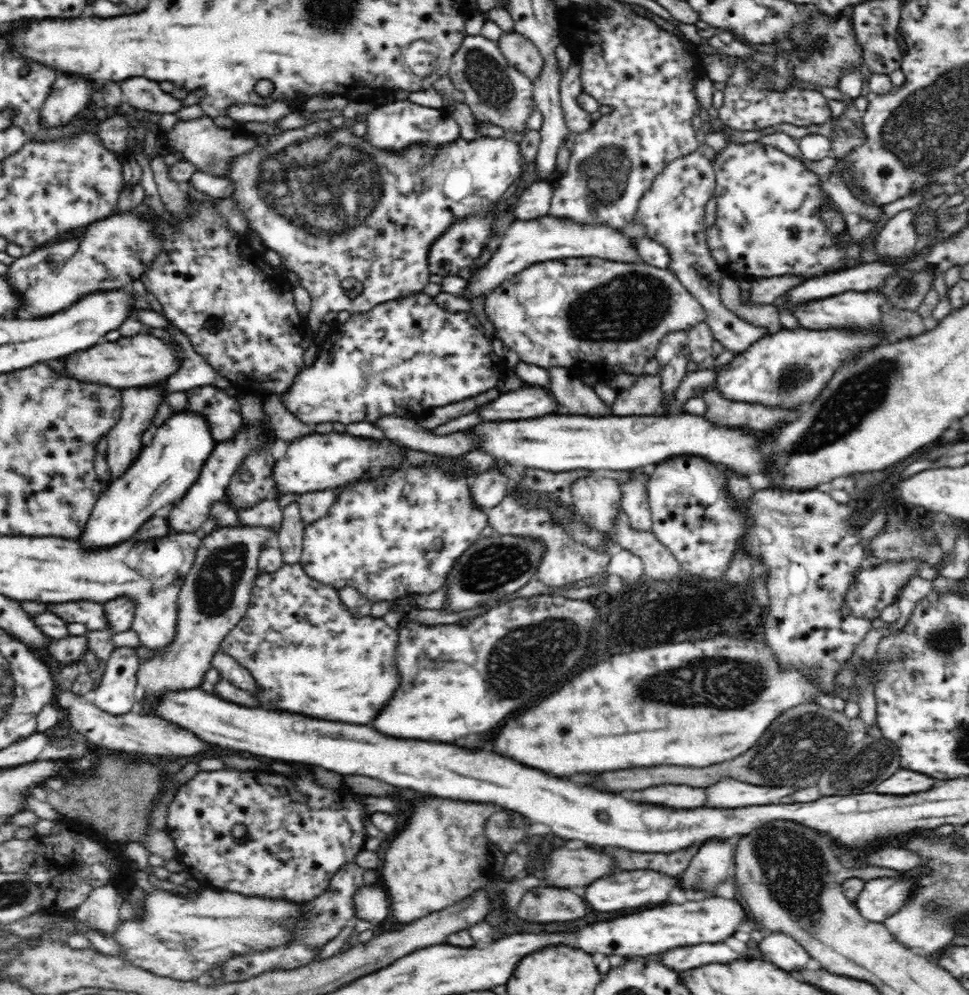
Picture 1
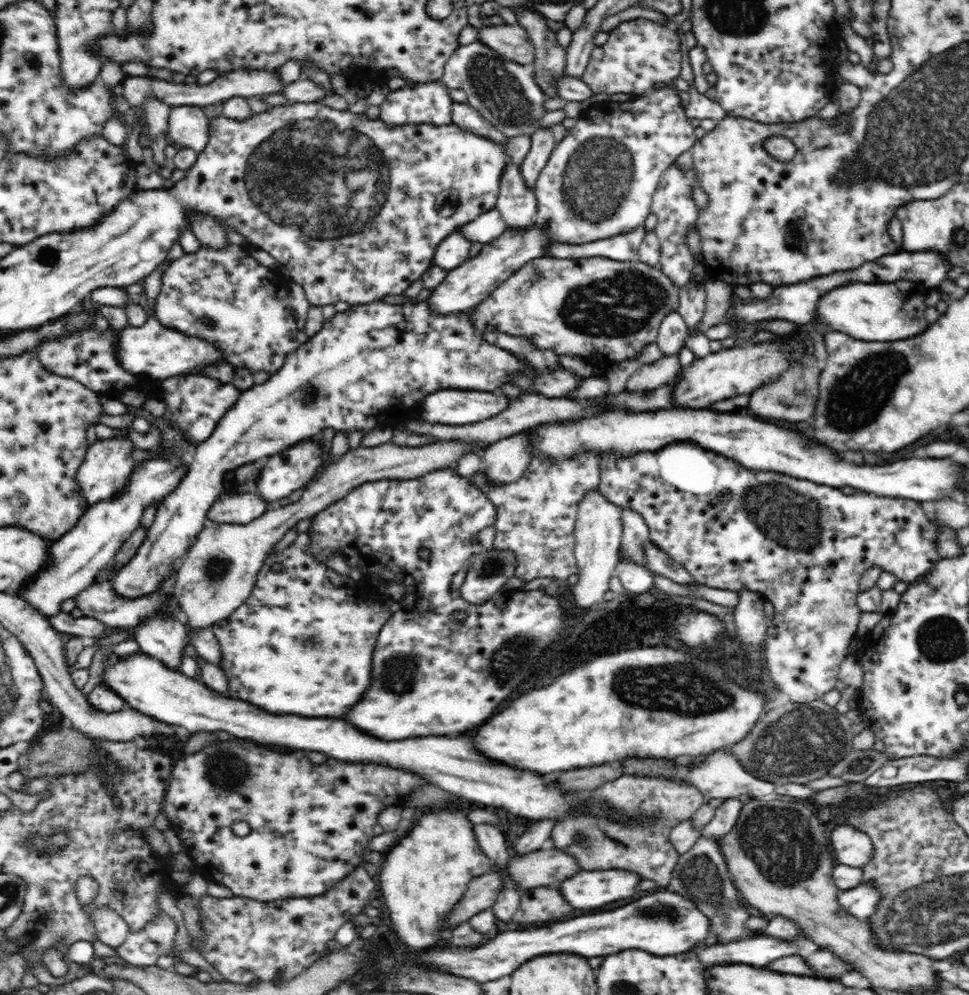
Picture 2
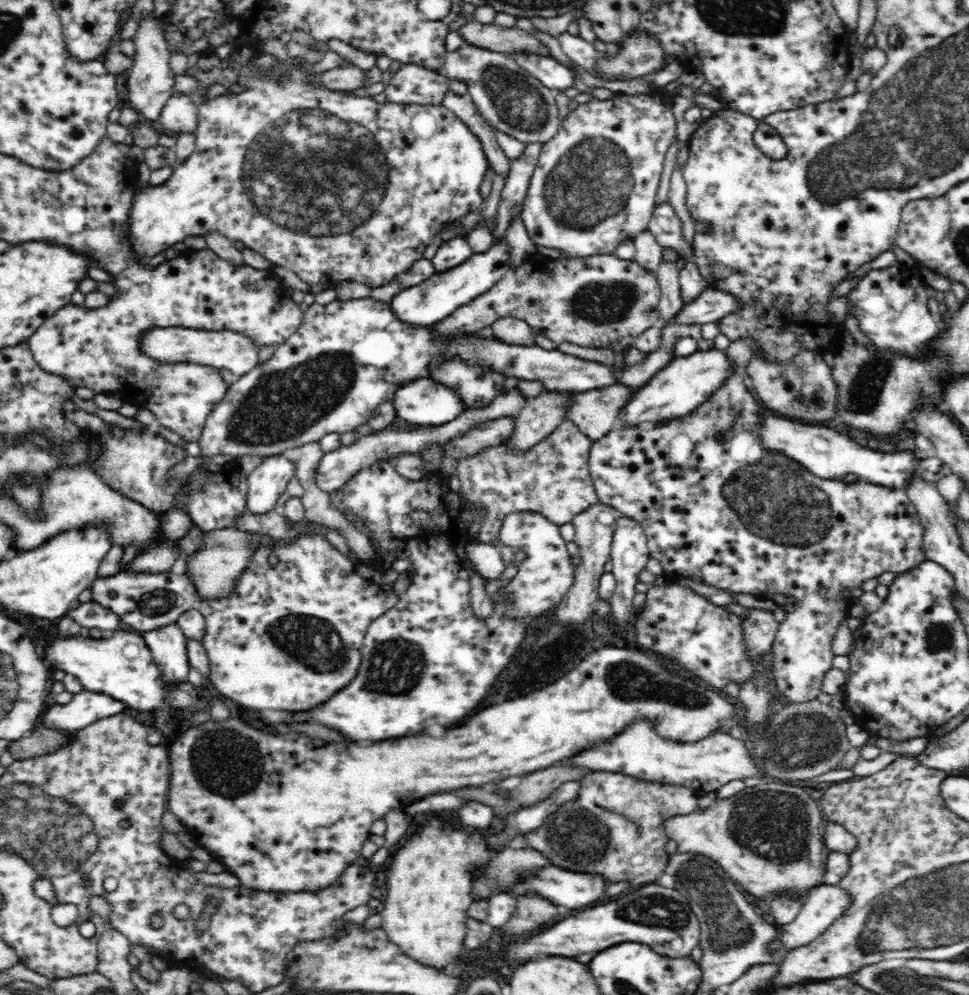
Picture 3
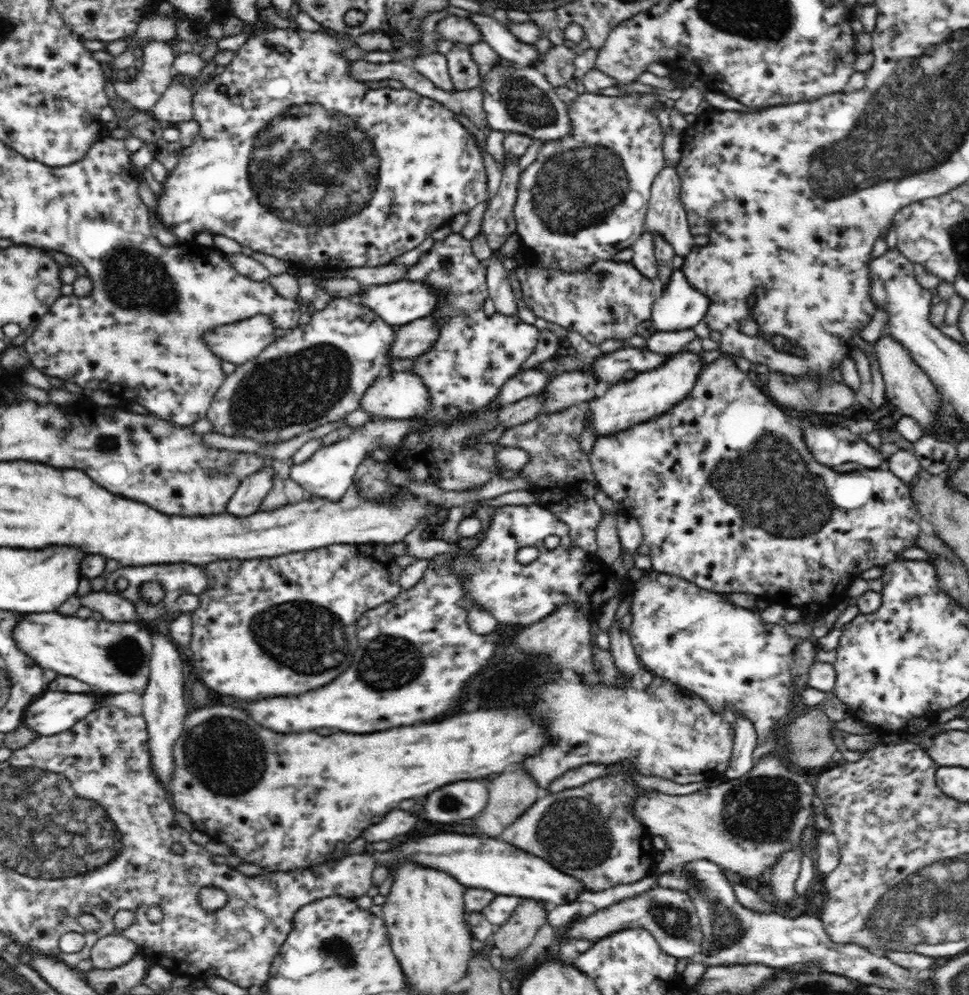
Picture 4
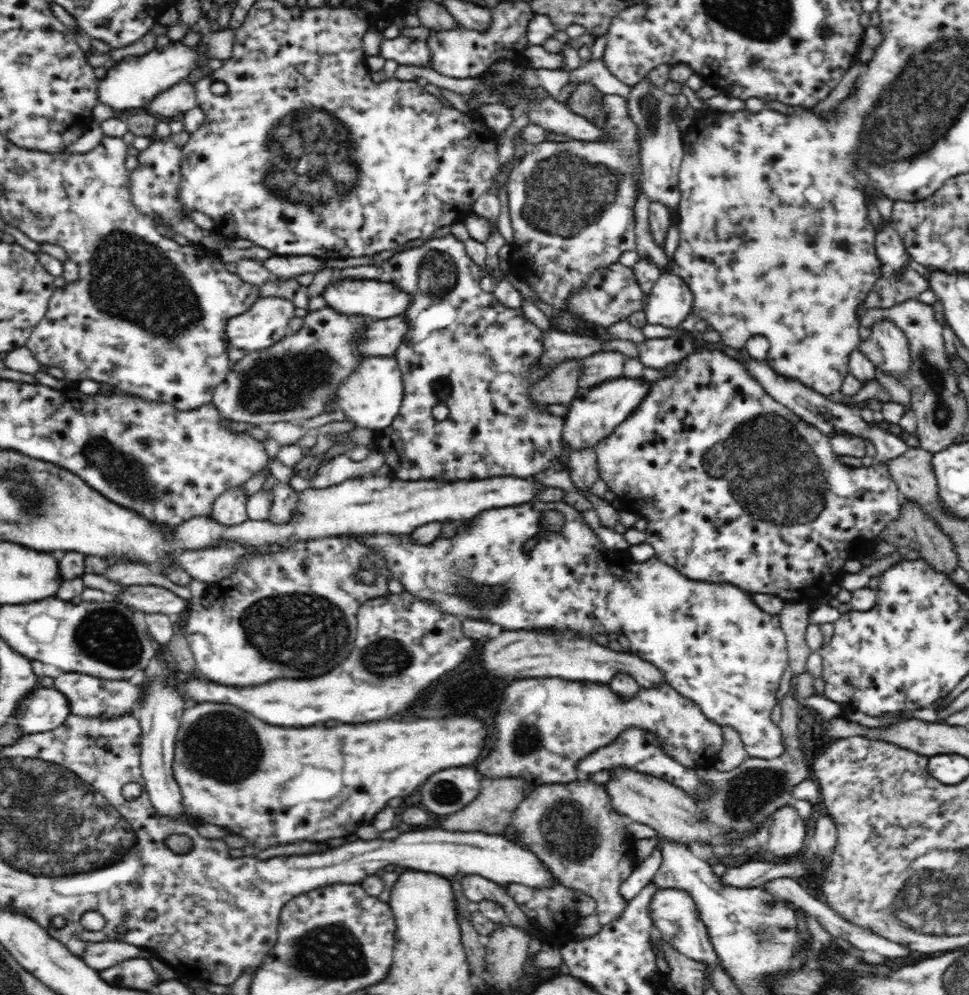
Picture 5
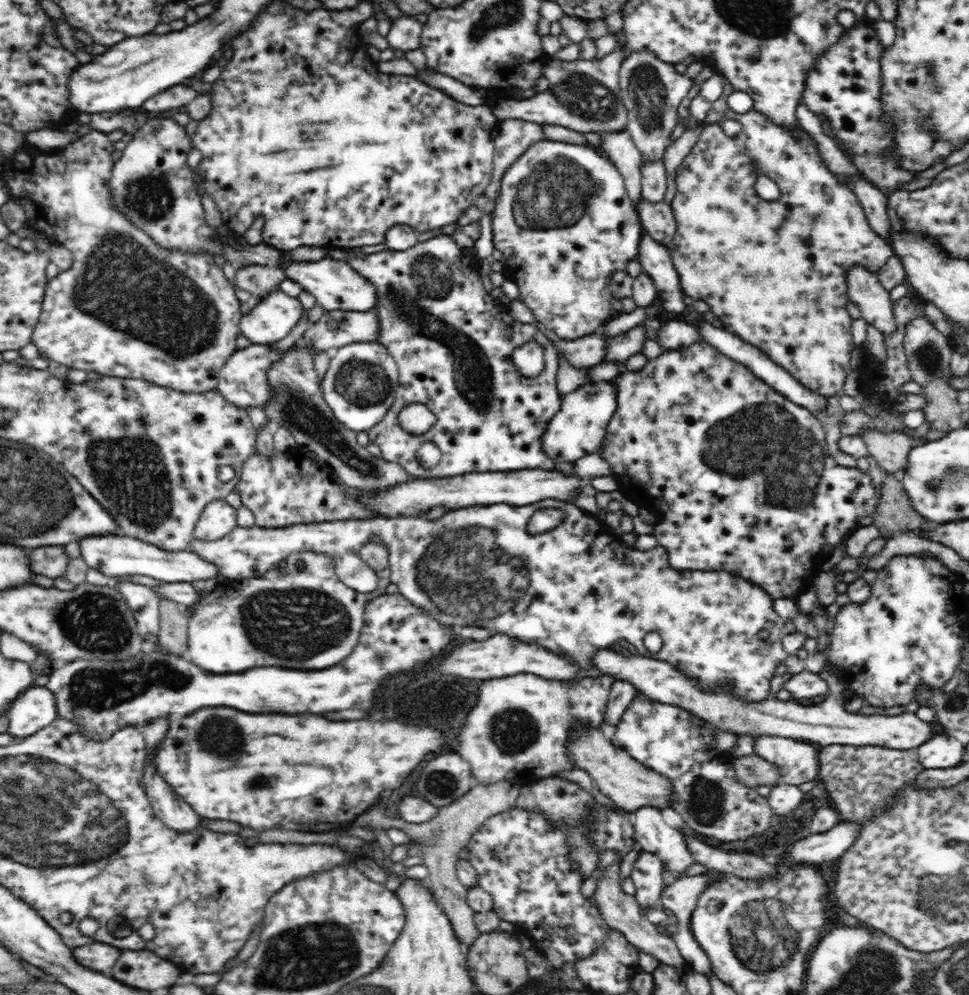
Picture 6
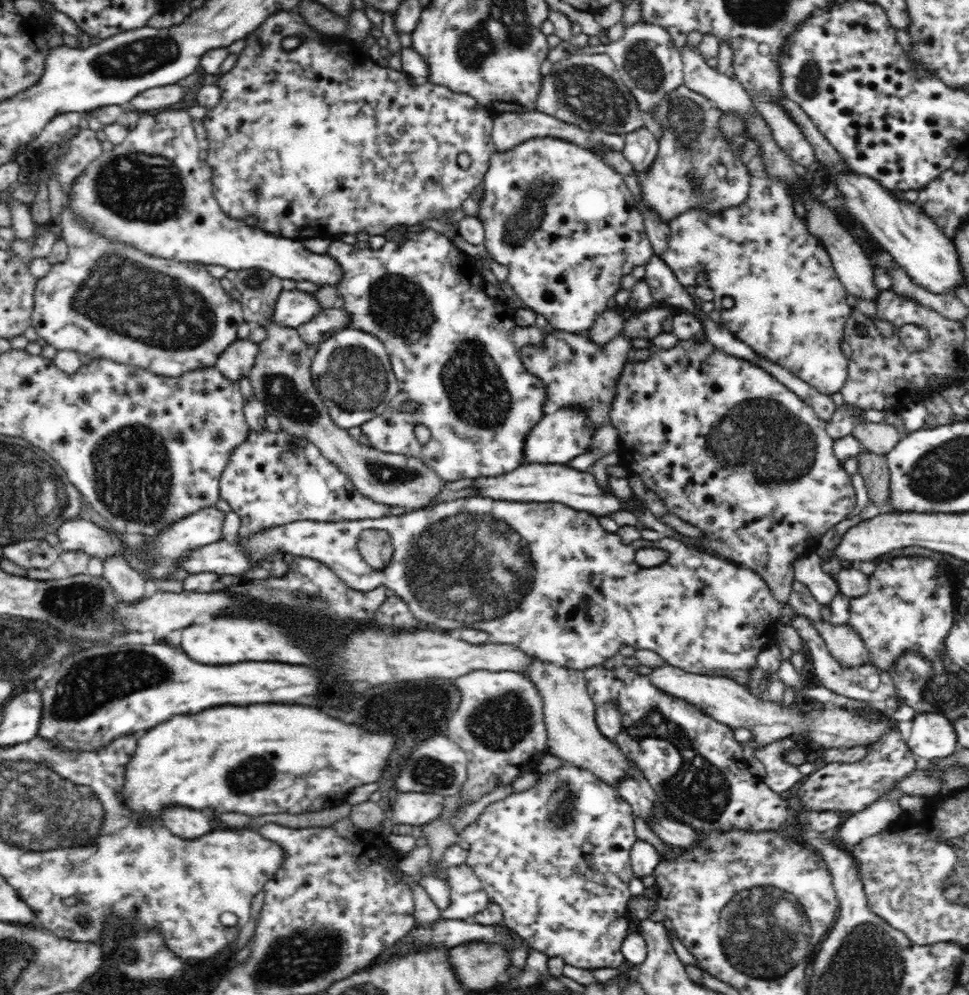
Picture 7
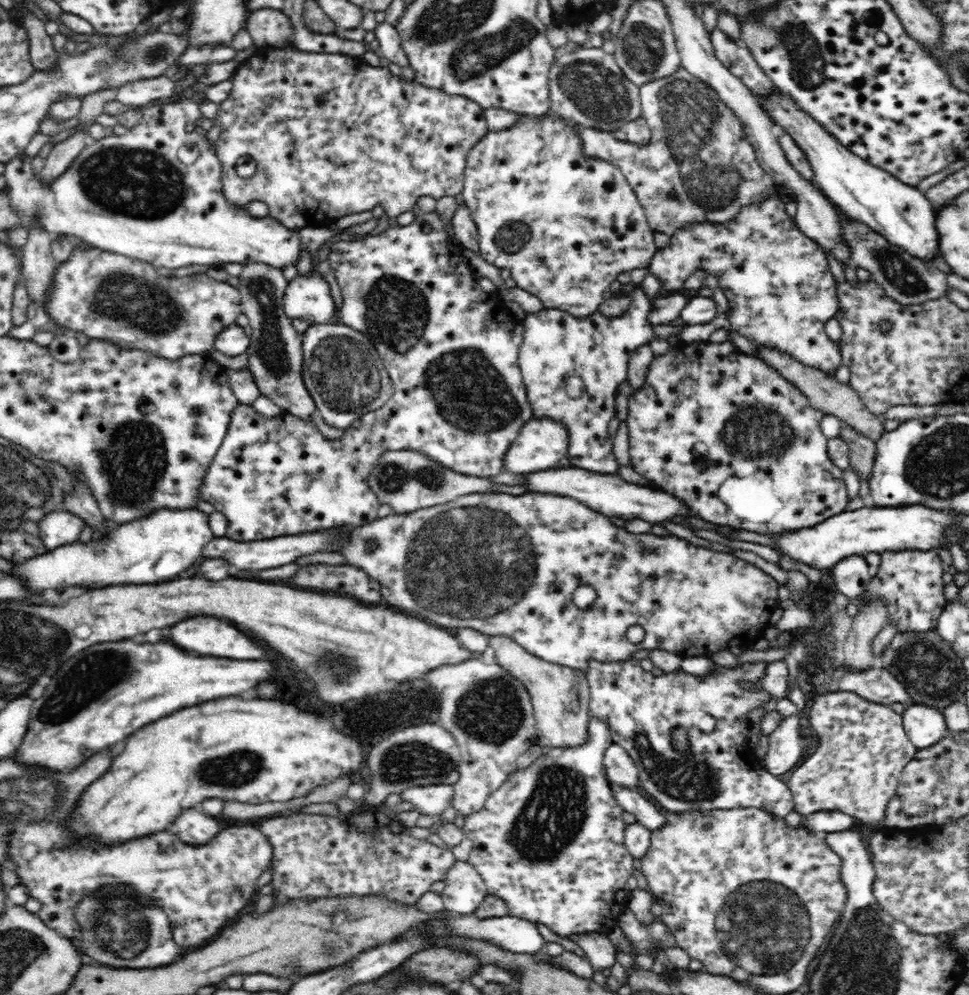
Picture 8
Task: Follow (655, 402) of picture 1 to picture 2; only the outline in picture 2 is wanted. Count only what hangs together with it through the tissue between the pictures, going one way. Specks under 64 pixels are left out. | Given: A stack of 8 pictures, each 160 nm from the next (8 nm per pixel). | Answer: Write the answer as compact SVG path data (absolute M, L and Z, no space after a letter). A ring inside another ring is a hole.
M678 354L662 356L652 364L640 364L628 378L627 392L646 392L673 381L681 371Z

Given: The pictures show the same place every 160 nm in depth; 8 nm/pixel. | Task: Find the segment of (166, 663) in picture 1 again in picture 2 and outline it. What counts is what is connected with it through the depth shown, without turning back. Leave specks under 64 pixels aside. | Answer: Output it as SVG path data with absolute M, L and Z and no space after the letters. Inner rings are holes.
M444 440L417 447L394 443L374 448L361 446L350 449L340 460L332 462L319 479L304 488L298 501L283 507L273 506L248 524L207 523L187 548L175 572L173 596L177 600L189 636L196 630L212 629L213 625L226 621L236 608L240 608L240 604L244 604L244 600L251 595L258 572L266 557L273 551L274 544L284 538L292 526L300 524L300 520L315 517L364 482L412 480L439 468L455 468L457 460L463 454L478 453L482 456L484 450L486 446L475 446L459 440Z

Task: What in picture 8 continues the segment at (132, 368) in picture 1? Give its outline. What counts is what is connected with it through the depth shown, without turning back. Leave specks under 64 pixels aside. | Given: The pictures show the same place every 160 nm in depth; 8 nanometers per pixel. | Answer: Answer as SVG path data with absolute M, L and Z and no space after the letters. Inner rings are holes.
M313 264L313 272L307 276L297 276L294 280L289 282L286 287L283 305L286 316L291 318L303 318L310 323L324 323L328 324L332 322L332 318L336 316L336 306L332 295L330 295L330 286L322 275L318 273L317 264Z

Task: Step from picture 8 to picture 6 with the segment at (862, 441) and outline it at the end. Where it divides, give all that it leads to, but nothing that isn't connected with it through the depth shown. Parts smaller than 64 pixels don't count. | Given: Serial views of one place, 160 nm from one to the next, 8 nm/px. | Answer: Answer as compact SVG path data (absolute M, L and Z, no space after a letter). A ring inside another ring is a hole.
M887 473L887 479L880 487L880 504L876 506L876 512L873 520L873 524L877 526L881 539L889 539L894 536L894 531L908 531L918 533L924 528L929 528L930 522L927 521L920 513L917 513L912 507L912 501L908 499L906 491L904 491L904 485L900 481L899 475L894 476Z

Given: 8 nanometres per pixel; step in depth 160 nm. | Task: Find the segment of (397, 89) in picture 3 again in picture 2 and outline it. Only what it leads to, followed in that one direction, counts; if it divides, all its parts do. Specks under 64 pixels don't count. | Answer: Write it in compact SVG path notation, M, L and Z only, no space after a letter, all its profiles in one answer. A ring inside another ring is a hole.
M441 81L428 84L414 82L413 87L403 87L390 92L381 103L379 119L387 126L404 126L404 124L431 124L432 126L444 126L453 122L452 103L449 95L450 89Z

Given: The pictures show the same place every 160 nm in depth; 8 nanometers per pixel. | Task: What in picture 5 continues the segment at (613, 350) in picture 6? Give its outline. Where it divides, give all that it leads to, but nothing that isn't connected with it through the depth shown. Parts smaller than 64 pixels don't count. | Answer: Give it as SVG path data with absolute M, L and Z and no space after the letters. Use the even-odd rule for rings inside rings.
M600 350L581 360L579 379L586 382L586 389L588 389L600 382L622 377L626 360L628 359L619 351Z

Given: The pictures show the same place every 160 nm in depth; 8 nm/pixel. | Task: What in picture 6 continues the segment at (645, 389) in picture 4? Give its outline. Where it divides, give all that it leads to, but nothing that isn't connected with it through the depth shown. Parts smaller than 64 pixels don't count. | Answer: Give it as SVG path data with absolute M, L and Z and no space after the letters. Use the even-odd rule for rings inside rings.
M611 381L587 382L562 396L559 412L548 423L542 436L542 451L556 462L570 462L587 453L596 453L606 436L607 426L616 413L616 385Z

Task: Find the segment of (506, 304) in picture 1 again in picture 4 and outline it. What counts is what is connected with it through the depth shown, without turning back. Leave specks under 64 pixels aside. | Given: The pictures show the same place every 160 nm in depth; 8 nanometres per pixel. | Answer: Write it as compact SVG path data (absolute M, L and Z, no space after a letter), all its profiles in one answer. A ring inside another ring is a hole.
M597 260L594 264L578 272L561 272L554 268L545 268L536 263L531 266L518 266L515 272L520 285L524 306L529 308L534 316L558 324L566 330L576 330L590 344L599 345L608 338L625 340L637 334L637 326L644 320L651 319L652 304L656 300L654 282L642 275L636 266L630 262L614 260ZM432 315L402 326L395 325L394 329L396 338L390 346L390 355L394 359L414 358L428 352L428 348L432 348L440 334Z

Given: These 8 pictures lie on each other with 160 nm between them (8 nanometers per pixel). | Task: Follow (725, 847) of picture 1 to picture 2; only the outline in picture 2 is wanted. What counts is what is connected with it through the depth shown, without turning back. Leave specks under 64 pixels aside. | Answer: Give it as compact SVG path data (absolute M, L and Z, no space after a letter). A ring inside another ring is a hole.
M726 798L724 802L714 811L714 816L701 830L701 835L694 843L694 846L677 858L676 866L672 870L670 884L666 890L680 894L683 898L696 904L708 917L710 930L718 936L718 943L741 941L752 938L752 932L746 927L746 922L750 914L746 909L747 904L743 904L740 894L736 892L735 882L730 880L730 871L726 864L726 859L720 851L720 838L724 838L732 826L738 822L743 803L739 798Z

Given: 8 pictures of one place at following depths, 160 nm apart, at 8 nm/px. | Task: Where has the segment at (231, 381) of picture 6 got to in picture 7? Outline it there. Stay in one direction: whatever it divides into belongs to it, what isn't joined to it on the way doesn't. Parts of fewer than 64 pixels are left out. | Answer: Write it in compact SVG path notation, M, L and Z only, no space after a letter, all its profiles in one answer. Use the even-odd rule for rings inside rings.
M238 338L220 353L215 367L232 382L239 382L242 376L249 376L256 354L258 354L258 344L249 339Z

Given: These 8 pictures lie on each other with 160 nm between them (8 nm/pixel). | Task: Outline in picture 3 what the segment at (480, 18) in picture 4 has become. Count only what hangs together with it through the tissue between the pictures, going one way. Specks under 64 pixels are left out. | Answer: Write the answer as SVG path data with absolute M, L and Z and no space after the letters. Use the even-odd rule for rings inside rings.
M512 52L512 59L525 71L540 80L546 88L568 90L574 88L574 74L568 67L558 63L552 56Z

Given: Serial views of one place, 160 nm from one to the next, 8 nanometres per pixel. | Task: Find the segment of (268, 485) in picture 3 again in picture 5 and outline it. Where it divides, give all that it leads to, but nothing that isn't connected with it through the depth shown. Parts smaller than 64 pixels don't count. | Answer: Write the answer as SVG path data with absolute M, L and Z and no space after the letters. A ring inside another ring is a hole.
M243 487L228 489L215 500L214 506L212 506L212 514L209 516L224 527L242 524L249 519L245 507L248 498Z

